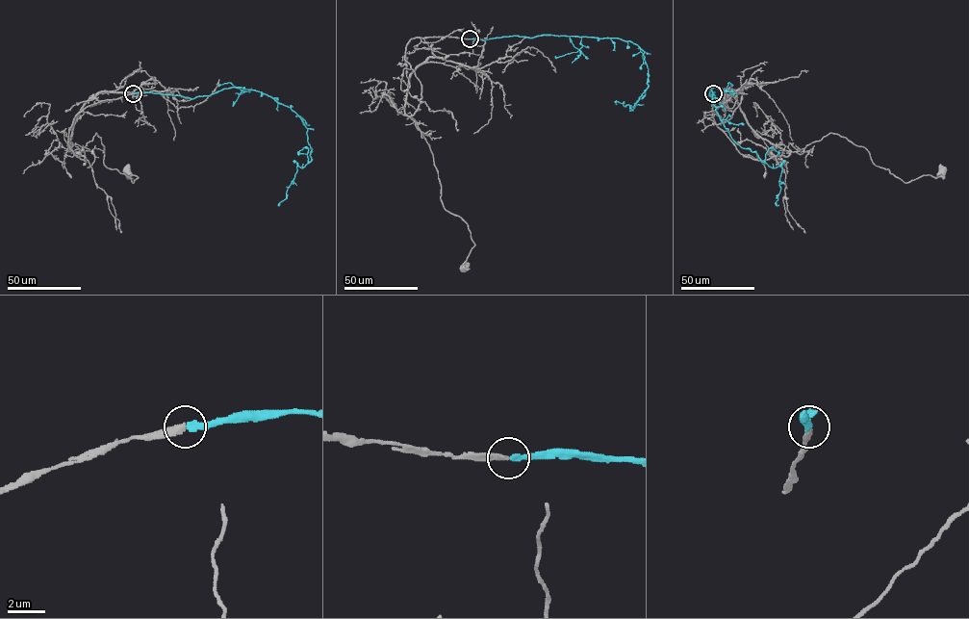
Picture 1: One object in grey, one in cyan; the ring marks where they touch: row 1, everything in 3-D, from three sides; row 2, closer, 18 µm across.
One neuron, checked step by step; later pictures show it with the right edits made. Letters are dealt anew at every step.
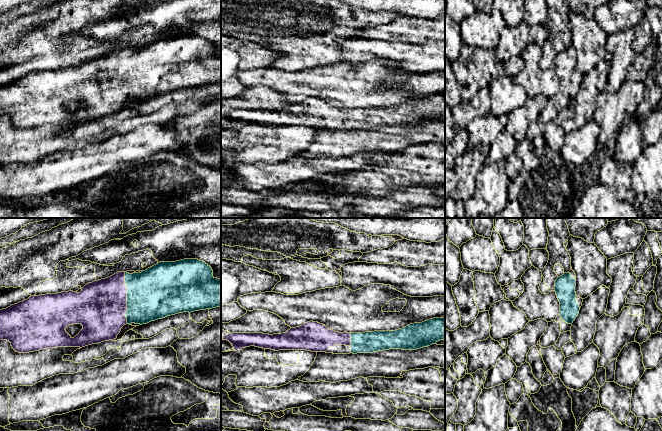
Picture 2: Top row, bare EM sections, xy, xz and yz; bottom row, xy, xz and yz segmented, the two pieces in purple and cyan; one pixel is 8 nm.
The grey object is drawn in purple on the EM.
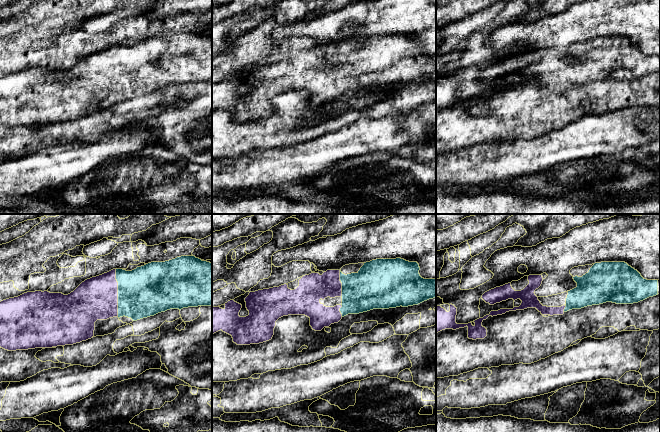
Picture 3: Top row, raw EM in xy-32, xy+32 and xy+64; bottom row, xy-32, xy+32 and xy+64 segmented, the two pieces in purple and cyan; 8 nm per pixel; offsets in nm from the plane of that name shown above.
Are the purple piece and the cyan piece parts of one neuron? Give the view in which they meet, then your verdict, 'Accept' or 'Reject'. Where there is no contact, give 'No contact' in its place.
Touches purple in xy. Accept

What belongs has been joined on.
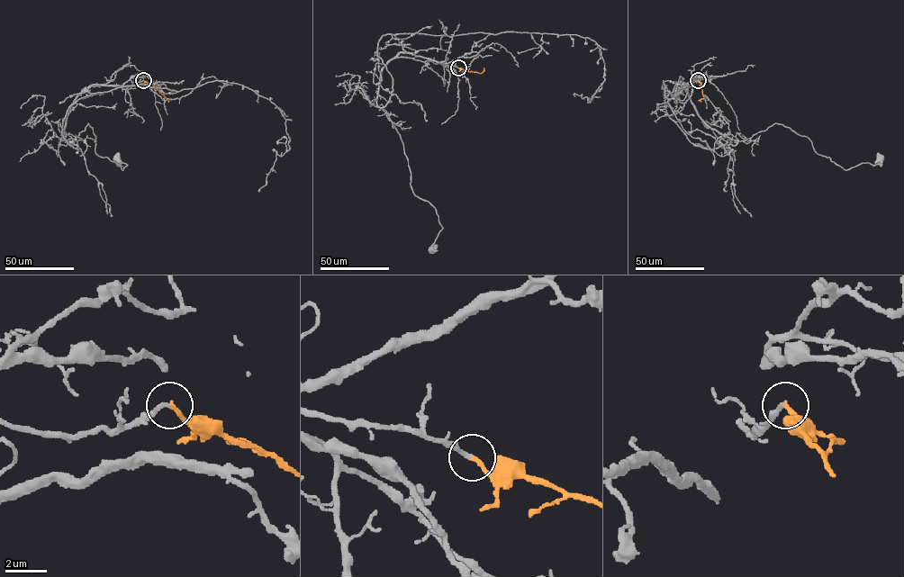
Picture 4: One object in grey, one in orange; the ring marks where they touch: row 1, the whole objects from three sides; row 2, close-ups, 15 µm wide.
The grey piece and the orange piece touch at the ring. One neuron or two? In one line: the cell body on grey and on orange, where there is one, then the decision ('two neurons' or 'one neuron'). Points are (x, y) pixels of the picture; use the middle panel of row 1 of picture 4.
soma grey (431, 249); soma orange none; one neuron

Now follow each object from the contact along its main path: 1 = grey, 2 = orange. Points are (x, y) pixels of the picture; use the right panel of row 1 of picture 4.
1: (698, 80), (682, 85), (697, 114), (730, 138), (745, 140), (775, 123), (845, 169), (880, 157)
2: (698, 80), (704, 97), (700, 101)

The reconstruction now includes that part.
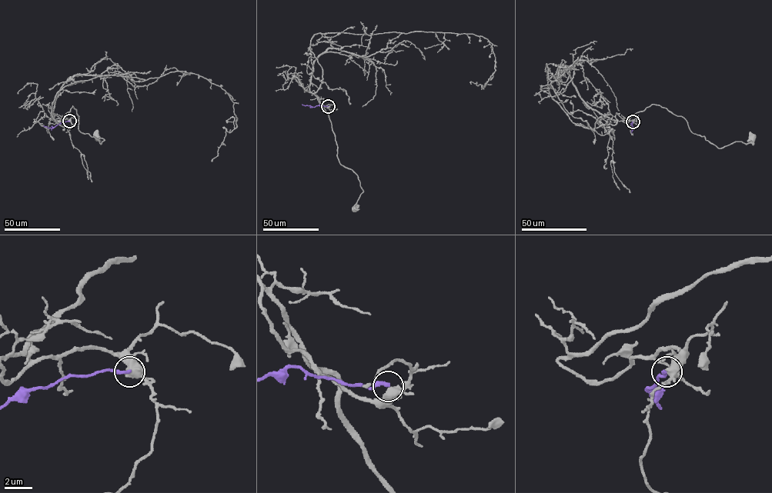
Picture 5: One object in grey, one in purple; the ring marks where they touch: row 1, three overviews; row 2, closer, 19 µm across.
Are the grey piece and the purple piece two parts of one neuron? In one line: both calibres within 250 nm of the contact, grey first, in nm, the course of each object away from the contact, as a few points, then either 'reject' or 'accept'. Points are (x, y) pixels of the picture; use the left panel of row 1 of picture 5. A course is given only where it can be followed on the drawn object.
420/280 nm | grey via (69, 121), (58, 121), (73, 106), (78, 115), (78, 130), (101, 143), (105, 140), (97, 140), (97, 134) | purple via (69, 121), (52, 128), (43, 125) | reject

